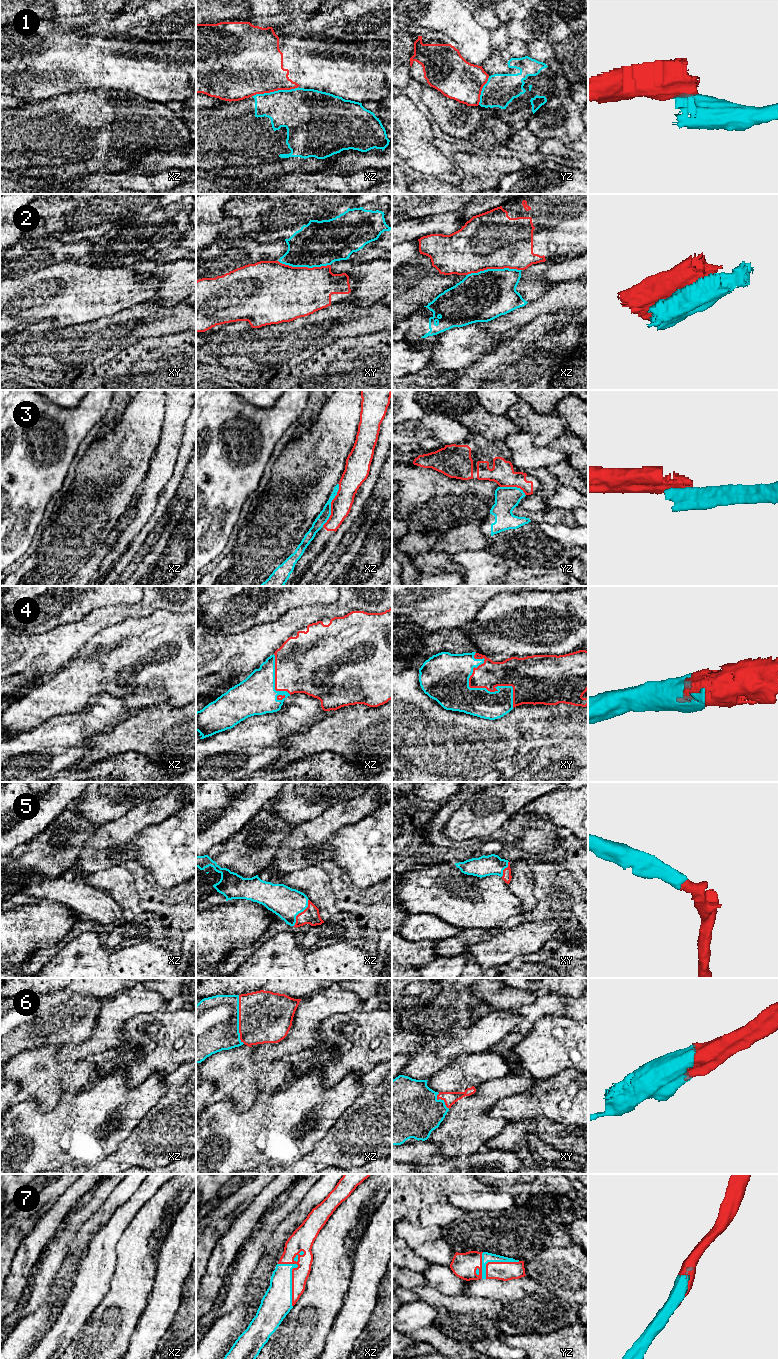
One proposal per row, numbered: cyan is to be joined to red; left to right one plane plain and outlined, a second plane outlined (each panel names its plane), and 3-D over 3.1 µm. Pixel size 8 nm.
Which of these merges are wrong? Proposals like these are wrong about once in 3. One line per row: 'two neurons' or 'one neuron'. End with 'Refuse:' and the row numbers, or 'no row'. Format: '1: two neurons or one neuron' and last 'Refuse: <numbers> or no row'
1: two neurons
2: two neurons
3: two neurons
4: one neuron
5: one neuron
6: one neuron
7: one neuron
Refuse: 1, 2, 3

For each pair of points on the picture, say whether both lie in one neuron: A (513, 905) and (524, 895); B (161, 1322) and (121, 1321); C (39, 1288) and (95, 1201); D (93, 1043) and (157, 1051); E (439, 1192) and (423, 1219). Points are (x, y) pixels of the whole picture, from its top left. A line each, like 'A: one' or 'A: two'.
A: two
B: two
C: one
D: two
E: two

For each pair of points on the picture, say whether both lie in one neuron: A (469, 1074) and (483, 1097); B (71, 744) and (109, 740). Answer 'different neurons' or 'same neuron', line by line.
A: different neurons
B: different neurons

